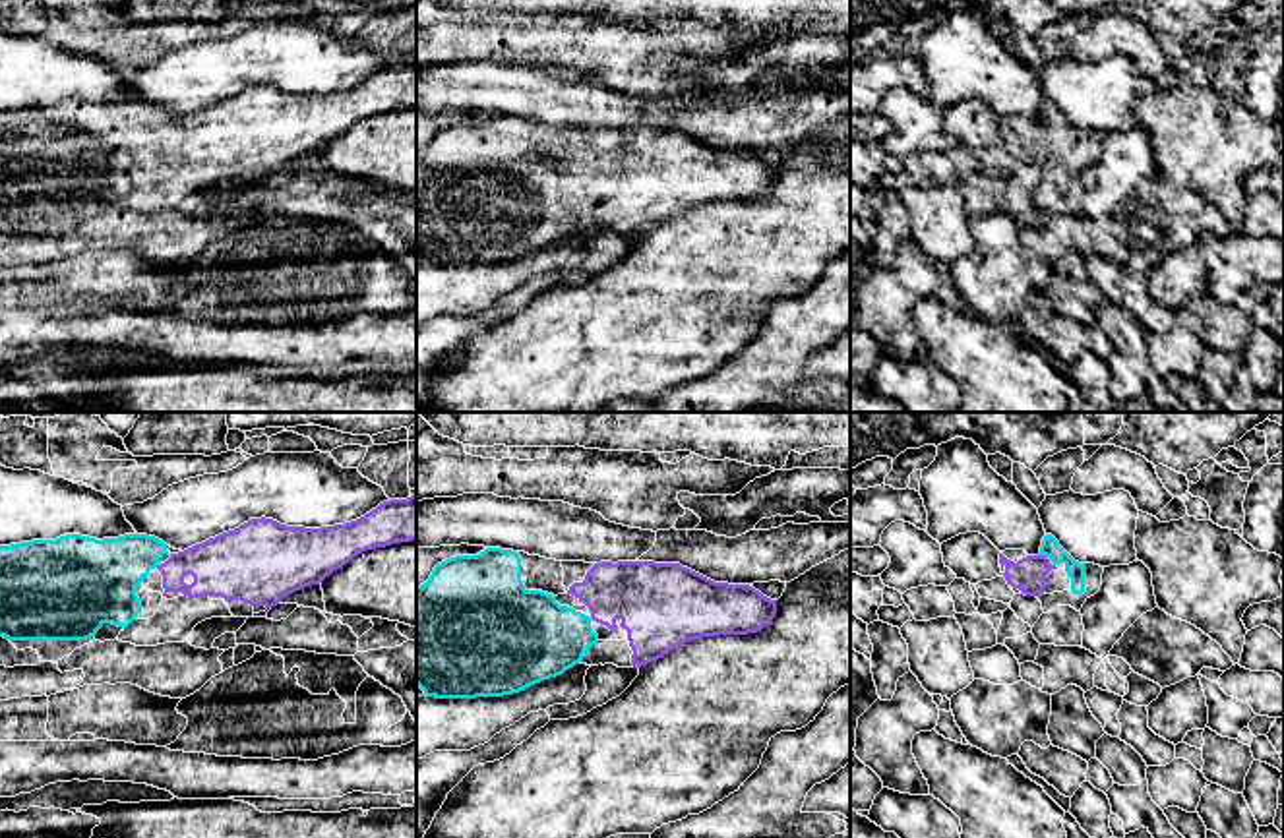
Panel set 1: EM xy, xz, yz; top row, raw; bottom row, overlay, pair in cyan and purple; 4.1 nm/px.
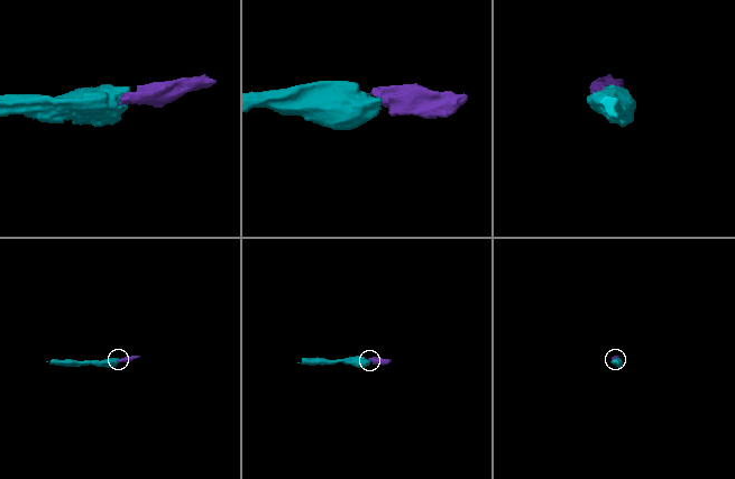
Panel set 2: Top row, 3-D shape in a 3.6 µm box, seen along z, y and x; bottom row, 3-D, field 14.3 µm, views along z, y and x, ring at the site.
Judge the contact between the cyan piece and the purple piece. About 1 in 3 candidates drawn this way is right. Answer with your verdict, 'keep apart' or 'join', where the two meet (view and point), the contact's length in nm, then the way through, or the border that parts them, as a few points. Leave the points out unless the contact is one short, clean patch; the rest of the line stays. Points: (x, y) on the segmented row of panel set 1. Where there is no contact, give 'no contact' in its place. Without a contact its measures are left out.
join; meets cyan in yz at (1044, 554); contact 60 nm long; runs through yz (1050, 546), (1044, 554), (1029, 575)

